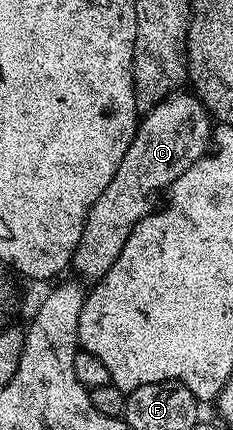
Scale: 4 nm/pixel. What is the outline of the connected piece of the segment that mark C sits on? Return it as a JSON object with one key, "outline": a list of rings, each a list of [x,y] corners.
{"outline":[[[184,89],[177,90],[161,103],[154,104],[149,111],[143,112],[142,118],[137,122],[134,137],[130,141],[130,149],[126,149],[126,157],[122,157],[122,165],[118,165],[114,178],[110,180],[110,185],[106,185],[106,193],[102,193],[102,197],[94,201],[94,205],[88,210],[87,217],[84,218],[84,228],[80,231],[80,240],[76,242],[71,266],[77,267],[86,278],[92,279],[91,281],[99,281],[110,269],[110,265],[114,265],[134,225],[138,225],[138,221],[142,221],[157,210],[162,196],[174,180],[182,177],[186,169],[190,169],[198,160],[209,154],[208,142],[213,142],[214,139],[213,120],[195,94],[185,91]]]}

